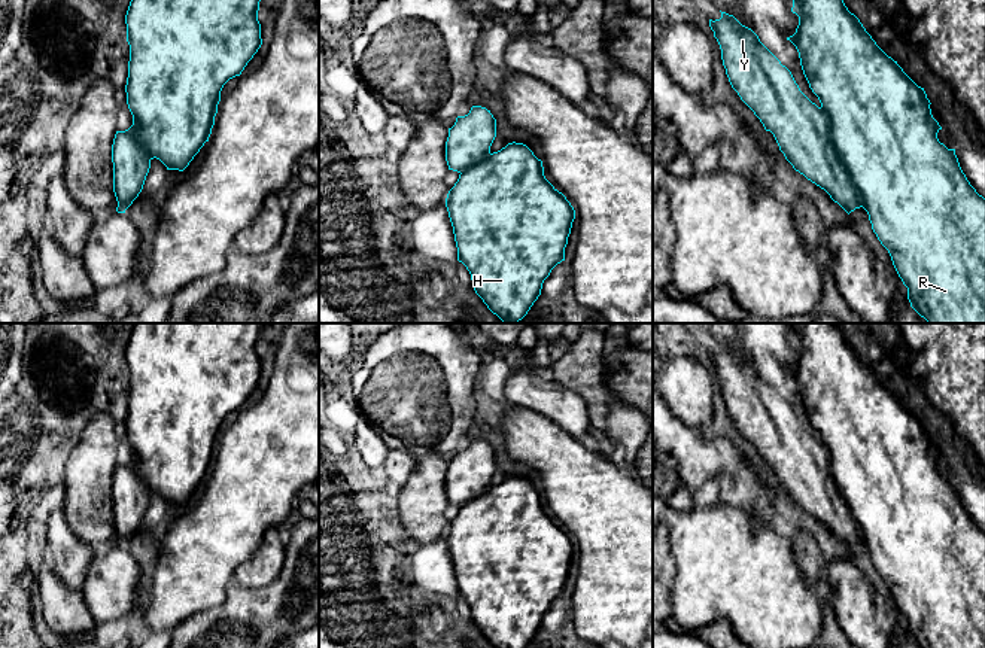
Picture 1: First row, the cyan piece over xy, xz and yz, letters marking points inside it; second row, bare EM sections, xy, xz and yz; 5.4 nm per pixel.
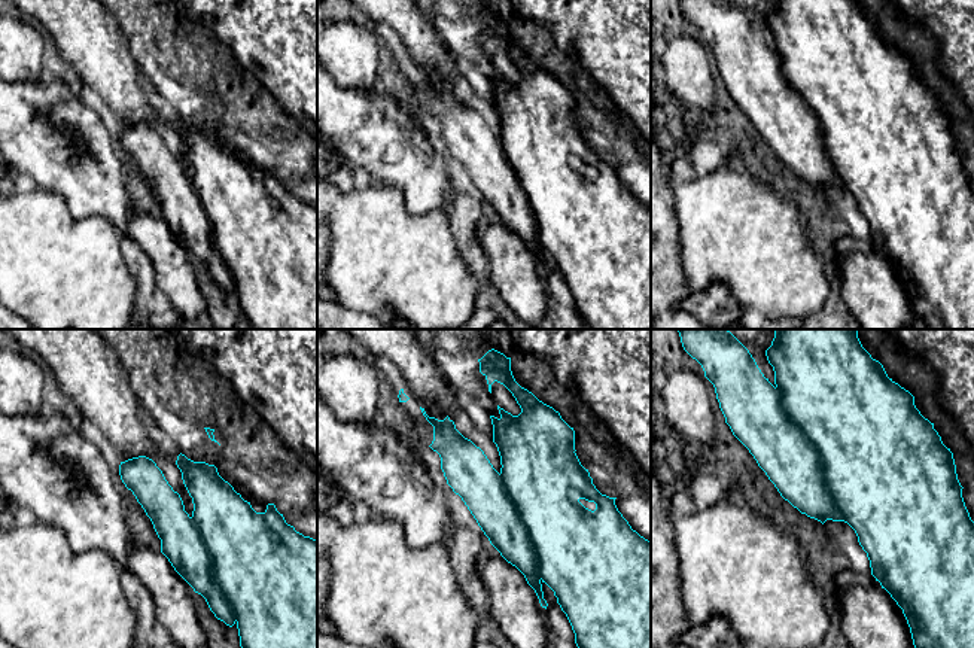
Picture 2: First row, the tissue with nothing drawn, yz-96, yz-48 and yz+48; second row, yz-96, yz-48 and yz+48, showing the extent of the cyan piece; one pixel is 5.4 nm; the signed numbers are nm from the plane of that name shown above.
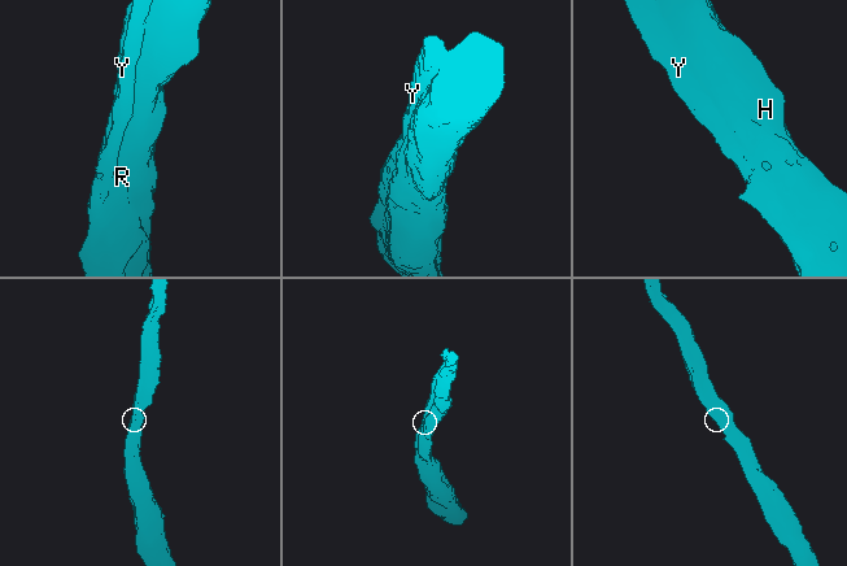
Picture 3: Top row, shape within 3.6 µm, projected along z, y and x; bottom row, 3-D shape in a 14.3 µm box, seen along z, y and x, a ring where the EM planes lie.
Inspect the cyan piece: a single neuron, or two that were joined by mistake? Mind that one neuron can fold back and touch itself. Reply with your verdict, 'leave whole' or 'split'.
leave whole

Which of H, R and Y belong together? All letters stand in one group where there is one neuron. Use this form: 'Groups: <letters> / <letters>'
Groups: H R Y

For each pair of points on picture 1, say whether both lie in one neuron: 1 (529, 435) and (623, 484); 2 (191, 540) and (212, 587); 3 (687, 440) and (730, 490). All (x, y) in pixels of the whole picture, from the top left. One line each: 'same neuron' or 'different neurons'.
1: same neuron
2: same neuron
3: same neuron

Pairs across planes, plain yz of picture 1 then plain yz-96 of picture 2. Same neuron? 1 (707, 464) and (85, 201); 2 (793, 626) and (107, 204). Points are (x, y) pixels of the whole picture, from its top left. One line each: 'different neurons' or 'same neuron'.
1: same neuron
2: different neurons

